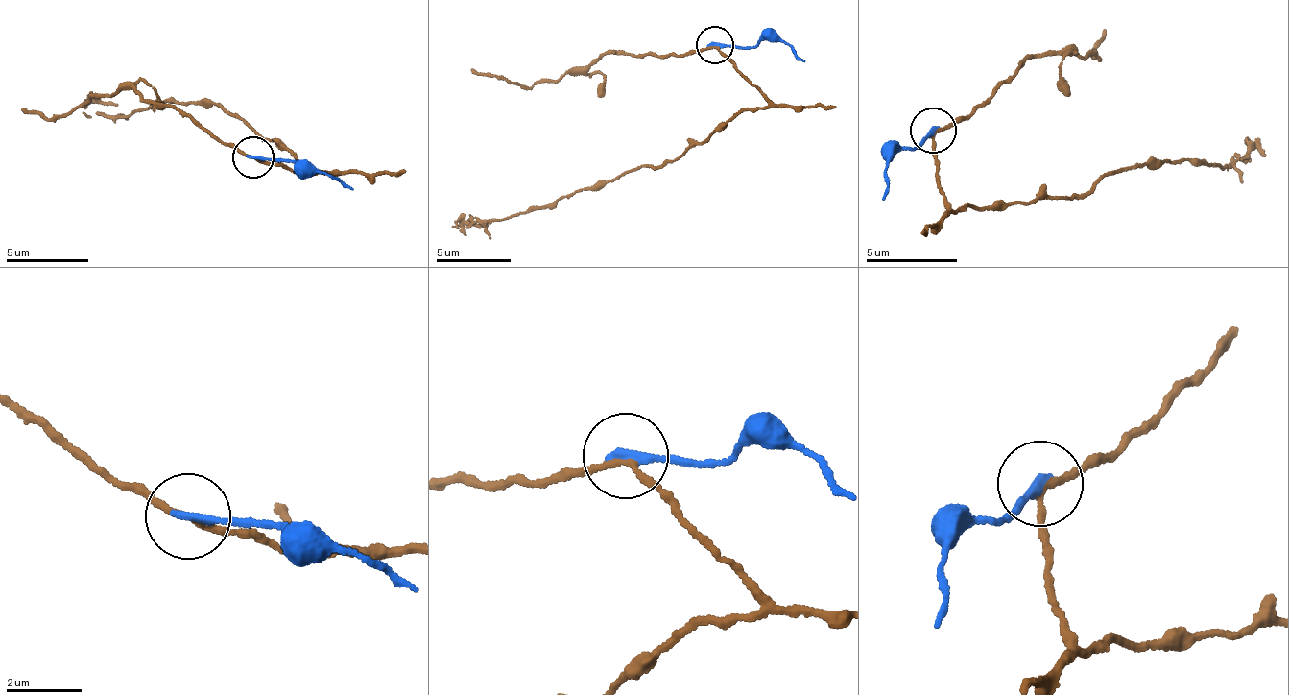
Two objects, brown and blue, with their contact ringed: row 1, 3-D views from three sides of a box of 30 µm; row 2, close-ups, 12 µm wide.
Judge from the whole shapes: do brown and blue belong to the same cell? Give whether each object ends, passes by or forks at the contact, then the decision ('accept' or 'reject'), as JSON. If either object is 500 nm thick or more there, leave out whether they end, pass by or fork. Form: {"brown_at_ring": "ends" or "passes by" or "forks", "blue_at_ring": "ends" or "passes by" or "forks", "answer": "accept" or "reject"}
{"brown_at_ring": "passes by", "blue_at_ring": "ends", "answer": "reject"}

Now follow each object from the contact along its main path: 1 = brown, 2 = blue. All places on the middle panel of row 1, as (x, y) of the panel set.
1: (716, 45), (764, 96), (761, 107), (743, 107), (680, 157), (498, 221), (465, 227), (457, 220), (489, 226)
2: (716, 45), (792, 44), (804, 61)

